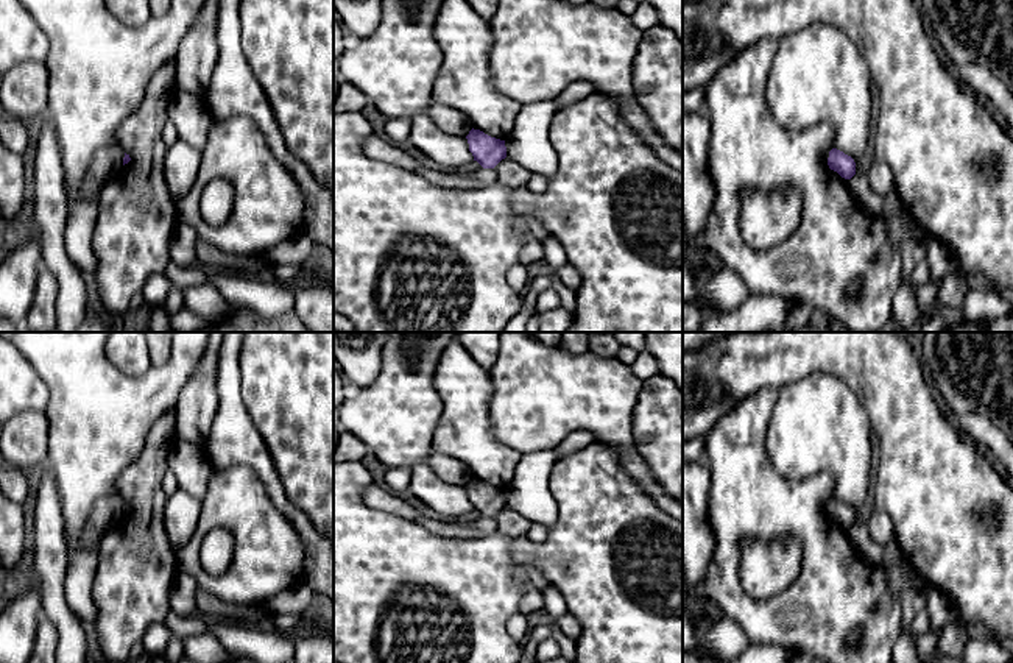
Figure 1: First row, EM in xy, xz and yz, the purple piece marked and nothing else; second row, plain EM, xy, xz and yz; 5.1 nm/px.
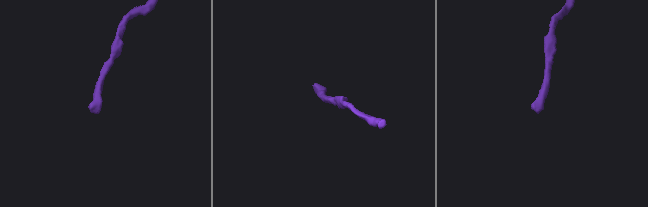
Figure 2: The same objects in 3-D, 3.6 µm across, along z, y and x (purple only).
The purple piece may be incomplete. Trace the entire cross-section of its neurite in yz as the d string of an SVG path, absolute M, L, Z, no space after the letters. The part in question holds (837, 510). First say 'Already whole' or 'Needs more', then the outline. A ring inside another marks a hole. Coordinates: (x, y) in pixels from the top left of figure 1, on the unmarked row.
Already whole. M837 498L829 501L828 515L845 529L851 529L856 524L854 509Z

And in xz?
Already whole. M471 479L466 485L469 501L483 518L494 518L502 509L506 507L505 490L491 487L480 479Z

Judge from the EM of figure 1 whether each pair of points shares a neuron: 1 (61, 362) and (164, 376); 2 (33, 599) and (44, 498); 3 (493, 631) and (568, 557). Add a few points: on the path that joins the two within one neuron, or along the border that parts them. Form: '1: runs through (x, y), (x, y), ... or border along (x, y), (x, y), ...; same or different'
1: runs through (86, 382), (91, 387), (139, 387); same
2: border along (39, 592), (42, 613); different
3: border along (515, 559), (535, 567), (549, 584); different

